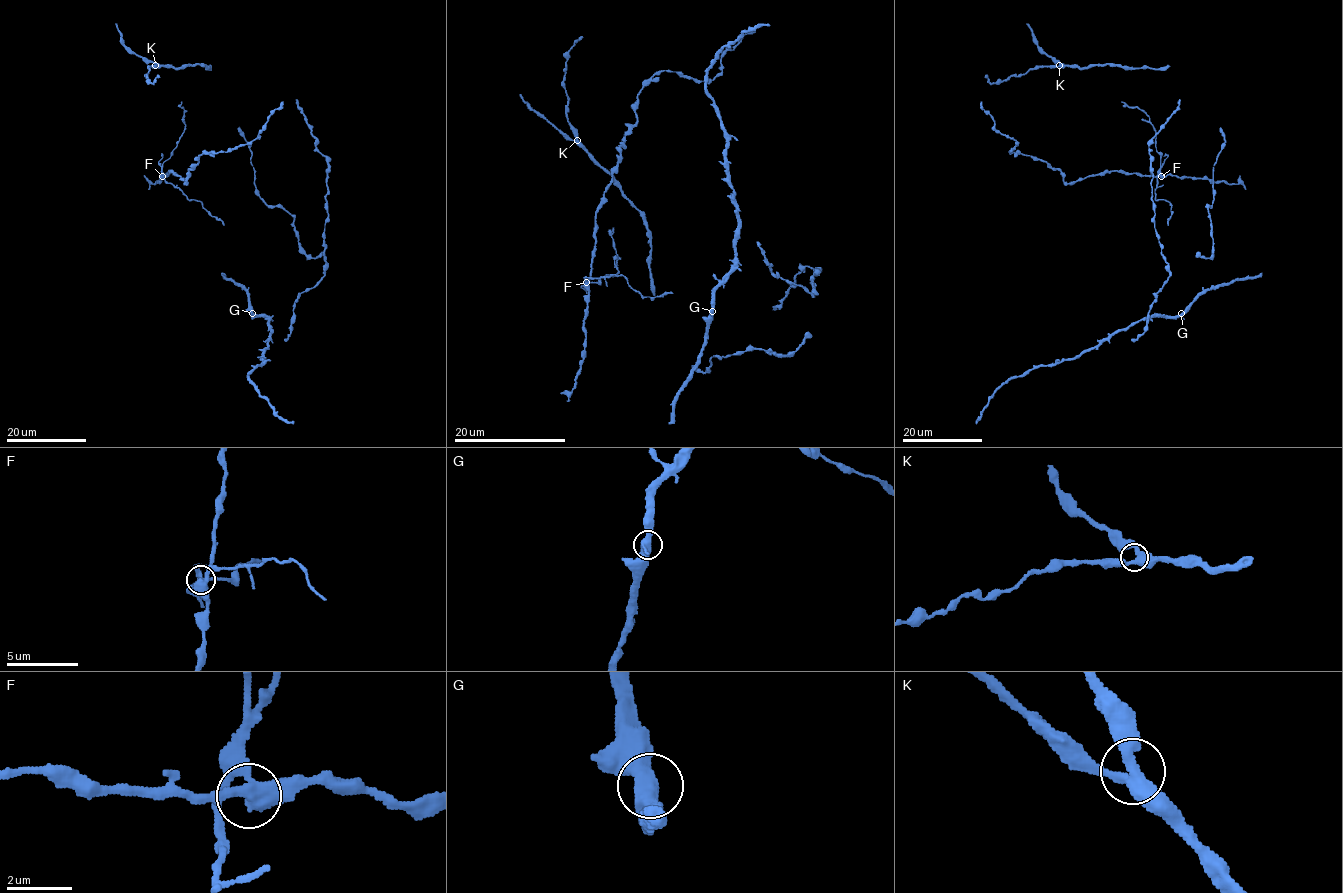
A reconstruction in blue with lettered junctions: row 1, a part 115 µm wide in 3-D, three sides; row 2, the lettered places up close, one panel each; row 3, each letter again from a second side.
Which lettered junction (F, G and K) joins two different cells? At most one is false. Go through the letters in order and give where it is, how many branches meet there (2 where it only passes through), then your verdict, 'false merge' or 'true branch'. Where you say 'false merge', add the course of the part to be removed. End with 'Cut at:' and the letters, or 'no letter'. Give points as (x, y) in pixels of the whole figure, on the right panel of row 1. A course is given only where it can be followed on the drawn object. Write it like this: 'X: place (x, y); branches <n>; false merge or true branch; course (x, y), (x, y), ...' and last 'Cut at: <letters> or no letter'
F: place (1161, 176); branches 3; false merge; course (1160, 176), (1156, 132), (1149, 118), (1121, 102)
G: place (1181, 313); branches 3; true branch
K: place (1059, 65); branches 3; true branch
Cut at: F

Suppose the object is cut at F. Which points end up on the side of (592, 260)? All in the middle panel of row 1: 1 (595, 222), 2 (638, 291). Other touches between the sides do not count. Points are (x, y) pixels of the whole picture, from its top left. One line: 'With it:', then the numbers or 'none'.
With it: 1

